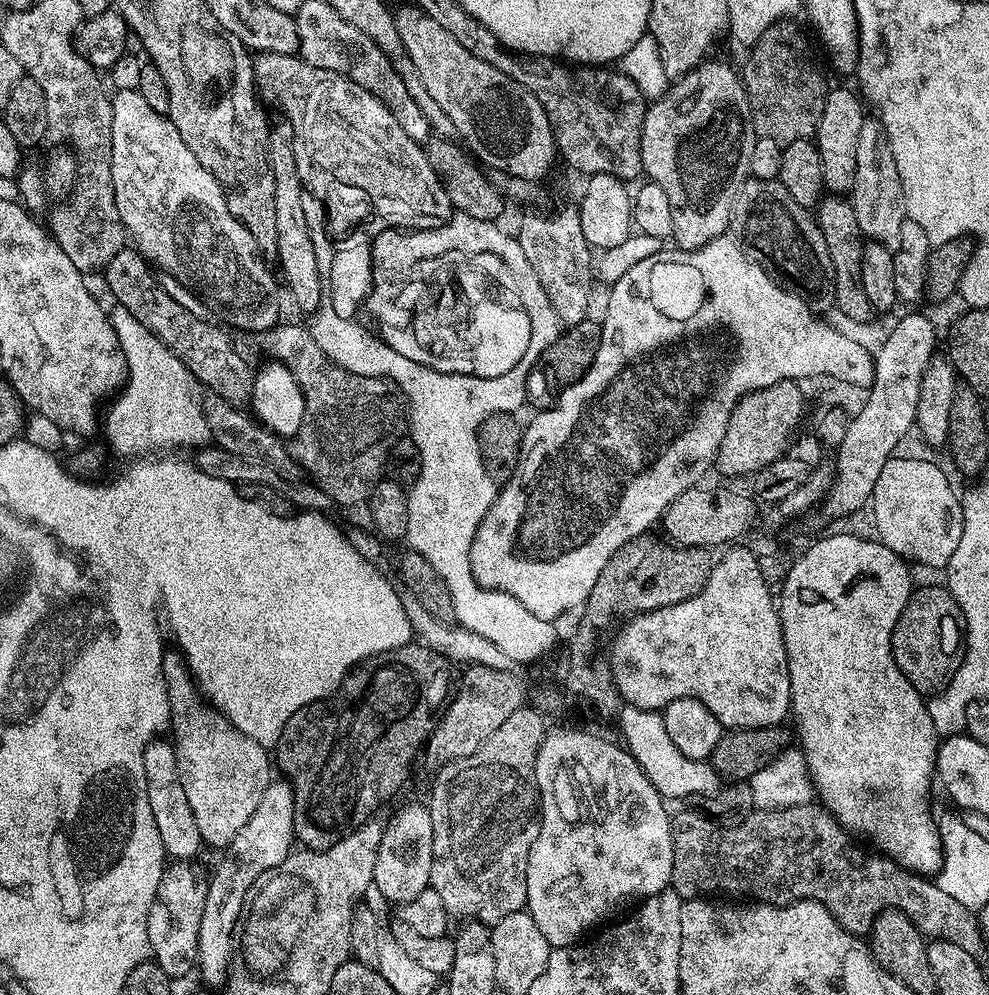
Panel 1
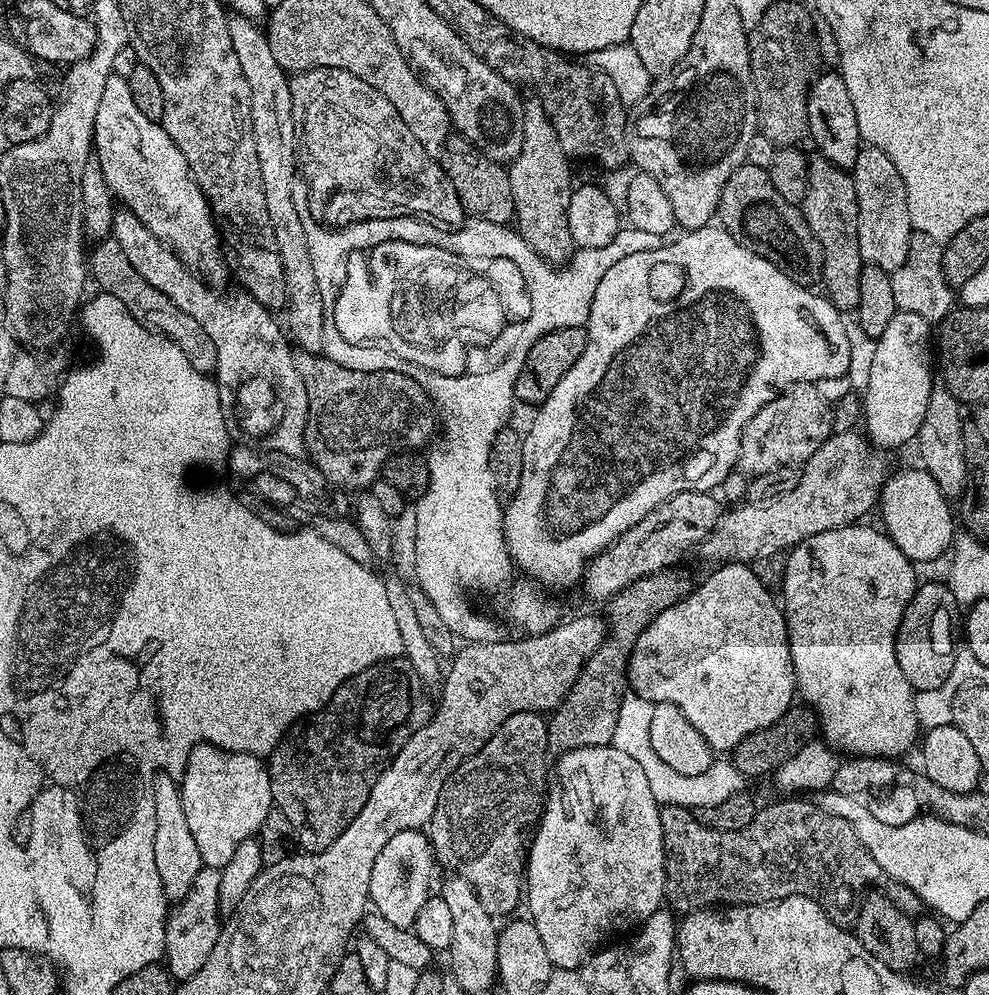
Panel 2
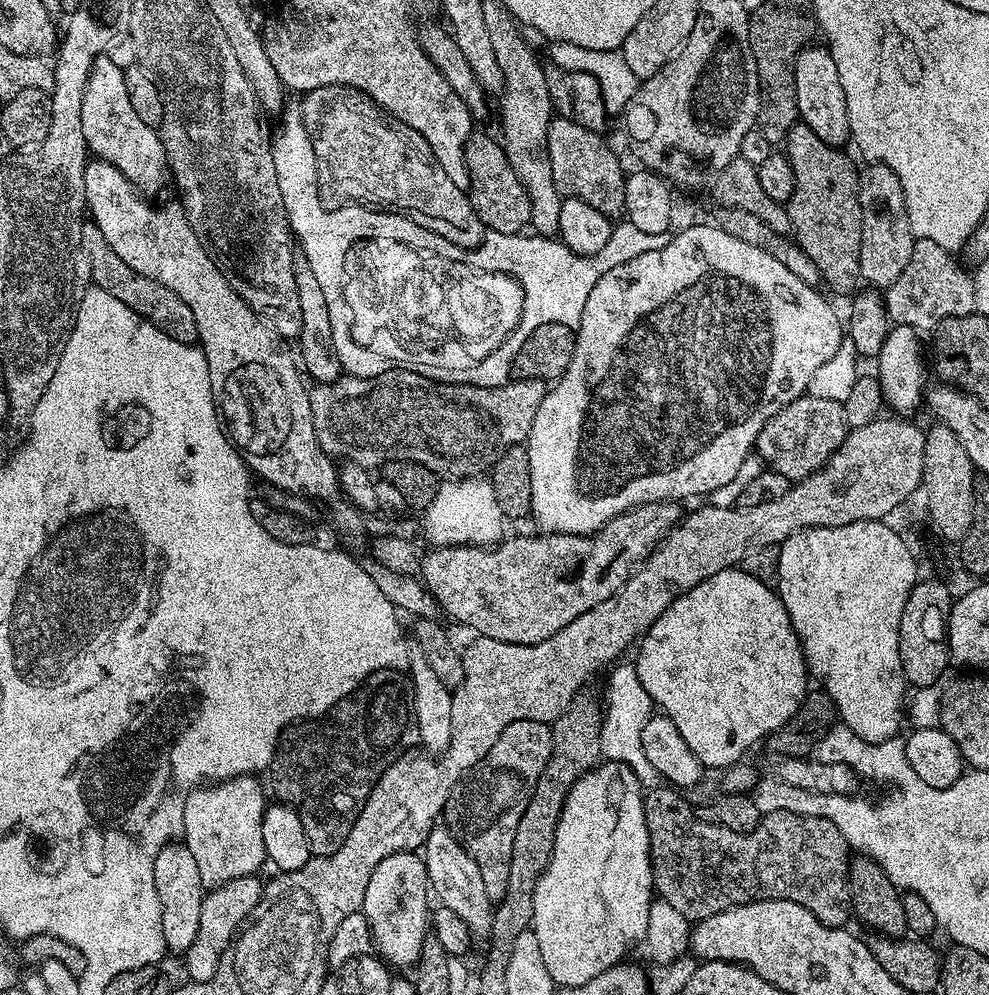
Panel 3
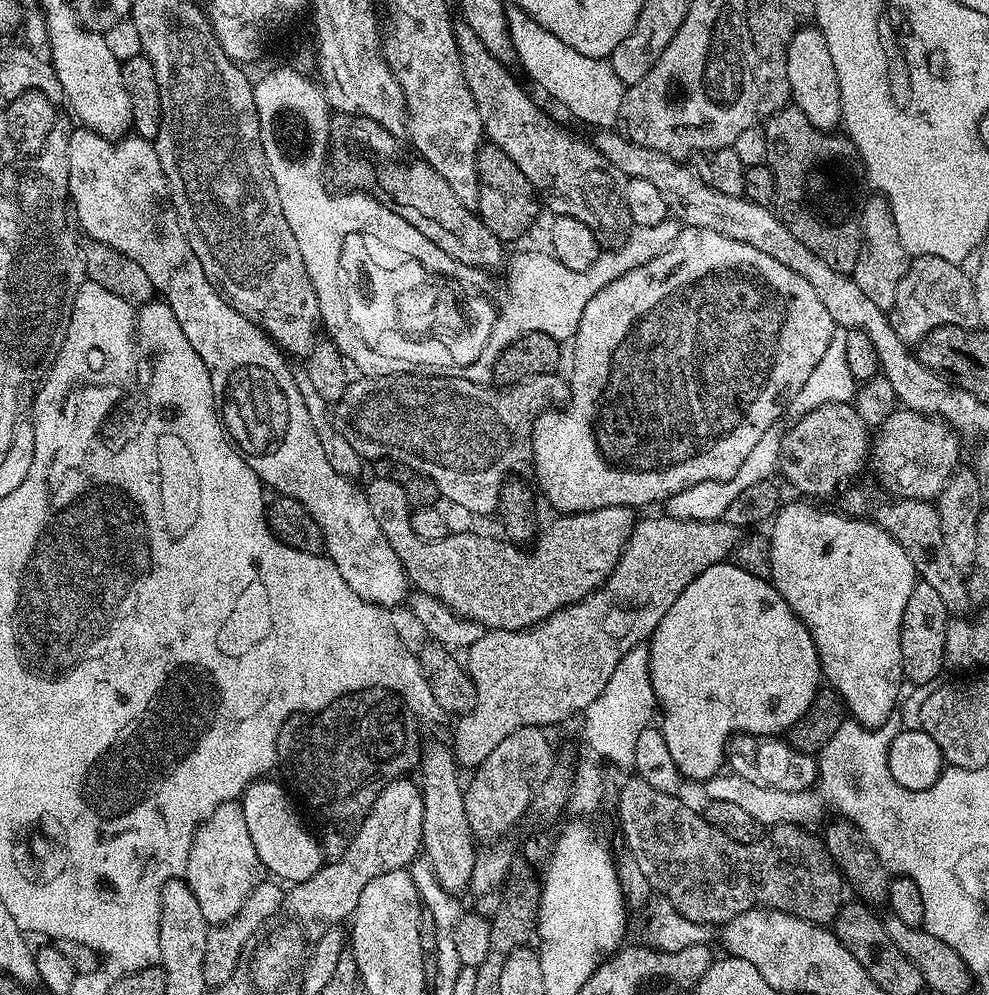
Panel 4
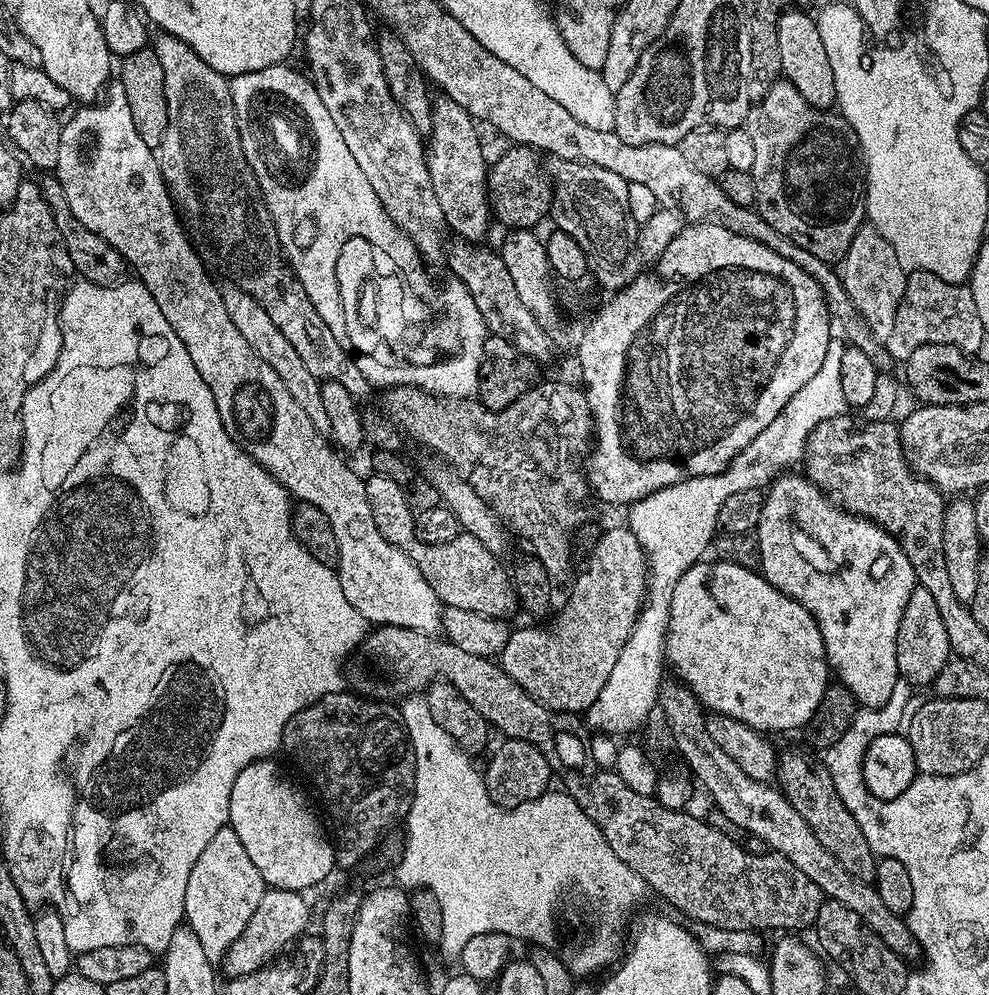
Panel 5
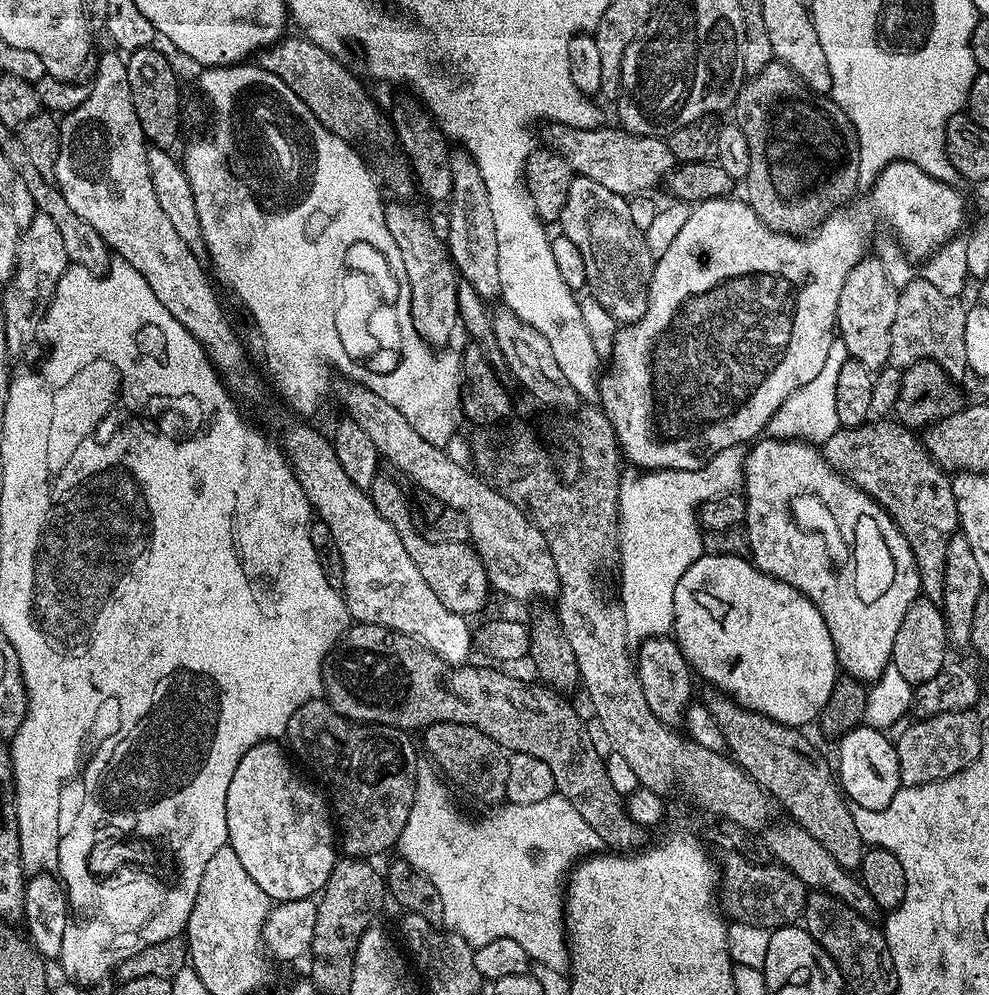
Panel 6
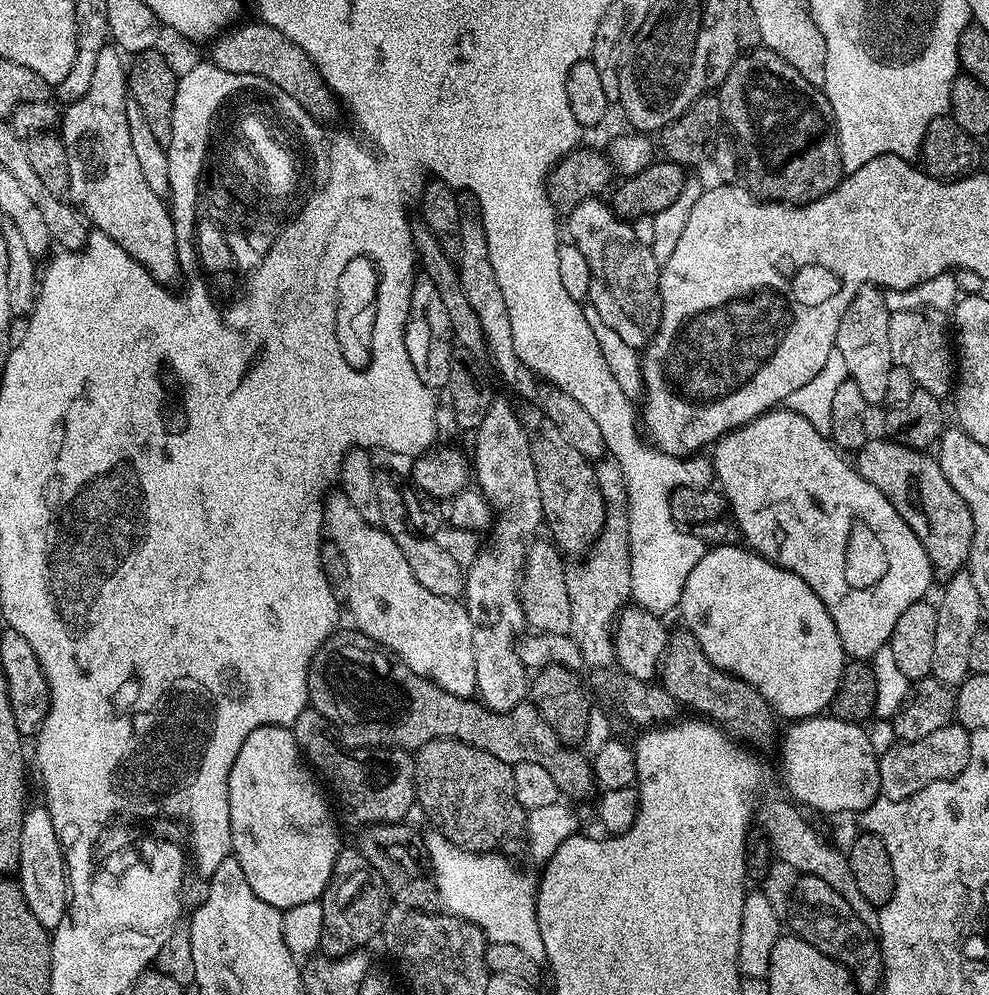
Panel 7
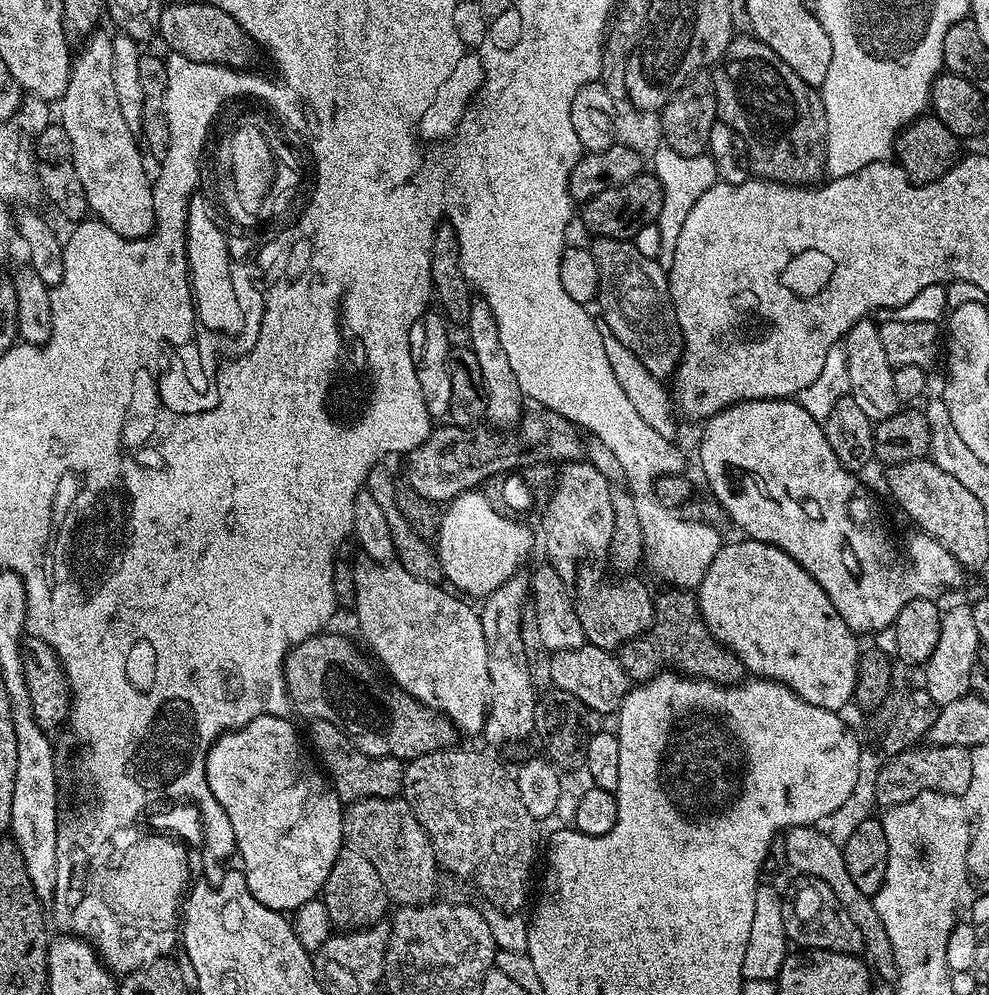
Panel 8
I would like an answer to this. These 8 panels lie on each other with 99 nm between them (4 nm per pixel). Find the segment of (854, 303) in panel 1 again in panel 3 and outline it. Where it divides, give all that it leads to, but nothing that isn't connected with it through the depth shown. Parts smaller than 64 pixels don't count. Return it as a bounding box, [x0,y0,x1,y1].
[782,122,862,298]

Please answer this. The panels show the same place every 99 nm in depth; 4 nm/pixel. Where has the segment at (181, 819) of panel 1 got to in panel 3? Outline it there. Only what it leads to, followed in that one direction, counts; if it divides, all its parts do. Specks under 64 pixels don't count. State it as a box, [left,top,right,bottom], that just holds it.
[154,842,206,954]

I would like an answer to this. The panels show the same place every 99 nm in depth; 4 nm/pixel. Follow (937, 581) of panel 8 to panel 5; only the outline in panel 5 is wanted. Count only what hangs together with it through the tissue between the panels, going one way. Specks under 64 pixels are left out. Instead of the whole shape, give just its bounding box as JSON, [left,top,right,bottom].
[754,474,917,708]

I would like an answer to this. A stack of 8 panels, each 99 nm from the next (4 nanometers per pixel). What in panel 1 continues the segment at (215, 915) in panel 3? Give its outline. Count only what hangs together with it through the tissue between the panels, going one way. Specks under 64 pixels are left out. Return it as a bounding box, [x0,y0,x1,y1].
[146,862,208,978]

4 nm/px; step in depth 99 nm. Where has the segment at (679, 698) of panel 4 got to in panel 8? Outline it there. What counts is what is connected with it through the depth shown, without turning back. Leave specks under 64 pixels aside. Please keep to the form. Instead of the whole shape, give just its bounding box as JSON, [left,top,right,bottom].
[698,538,862,712]

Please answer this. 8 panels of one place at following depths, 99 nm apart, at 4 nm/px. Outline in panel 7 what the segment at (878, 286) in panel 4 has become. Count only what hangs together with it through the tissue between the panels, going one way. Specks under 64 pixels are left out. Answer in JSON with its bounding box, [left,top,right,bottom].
[834,286,893,406]

